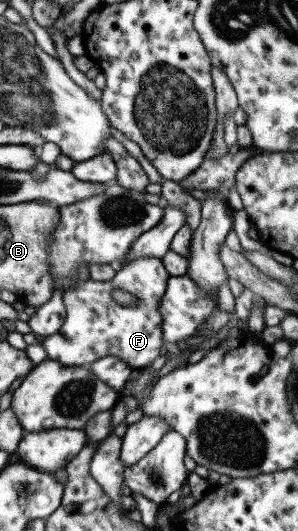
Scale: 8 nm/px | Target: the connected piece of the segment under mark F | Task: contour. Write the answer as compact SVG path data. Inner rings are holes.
M139 256L117 268L111 280L79 280L76 286L63 292L62 302L66 316L60 329L40 342L47 353L47 359L72 367L86 366L103 356L116 356L133 370L149 366L159 356L165 343L157 304L165 292L166 281L169 278L170 275L165 271L161 259ZM115 289L131 293L136 298L135 306L116 304L112 300Z

